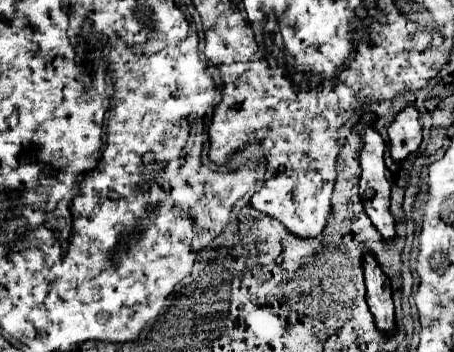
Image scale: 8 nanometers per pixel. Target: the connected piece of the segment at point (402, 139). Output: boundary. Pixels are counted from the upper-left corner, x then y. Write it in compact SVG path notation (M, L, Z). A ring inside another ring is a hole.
M413 106L403 108L393 124L389 126L389 152L393 162L403 162L411 152L415 152L421 144L421 124L419 112Z

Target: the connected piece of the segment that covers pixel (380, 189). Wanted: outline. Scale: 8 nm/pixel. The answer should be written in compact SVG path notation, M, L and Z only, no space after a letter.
M367 114L367 116L355 126L355 130L363 132L363 150L361 150L361 156L359 156L363 174L361 174L361 184L359 184L359 196L361 196L361 202L363 202L363 206L365 206L367 216L371 218L373 226L379 230L383 242L385 242L385 244L391 244L391 242L395 240L397 232L395 232L395 218L393 218L391 212L389 212L391 184L389 184L389 180L385 178L385 162L383 162L385 142L383 142L383 138L375 132L375 128L371 126L371 122L373 122L373 116Z

